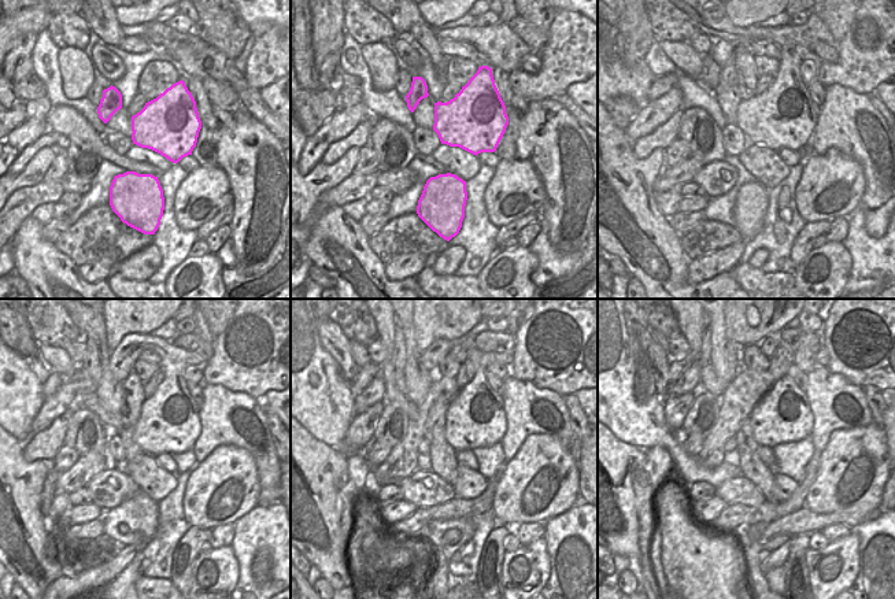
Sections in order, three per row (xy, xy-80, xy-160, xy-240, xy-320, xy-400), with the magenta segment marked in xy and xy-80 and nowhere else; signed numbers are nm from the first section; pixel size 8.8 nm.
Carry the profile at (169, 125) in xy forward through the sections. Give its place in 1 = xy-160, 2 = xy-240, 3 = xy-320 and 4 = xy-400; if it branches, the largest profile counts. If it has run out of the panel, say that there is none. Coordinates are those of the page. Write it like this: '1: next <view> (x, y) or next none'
1: next xy-160 (784, 115)
2: next xy-240 (169, 424)
3: next xy-320 (476, 418)
4: next xy-400 (783, 416)

